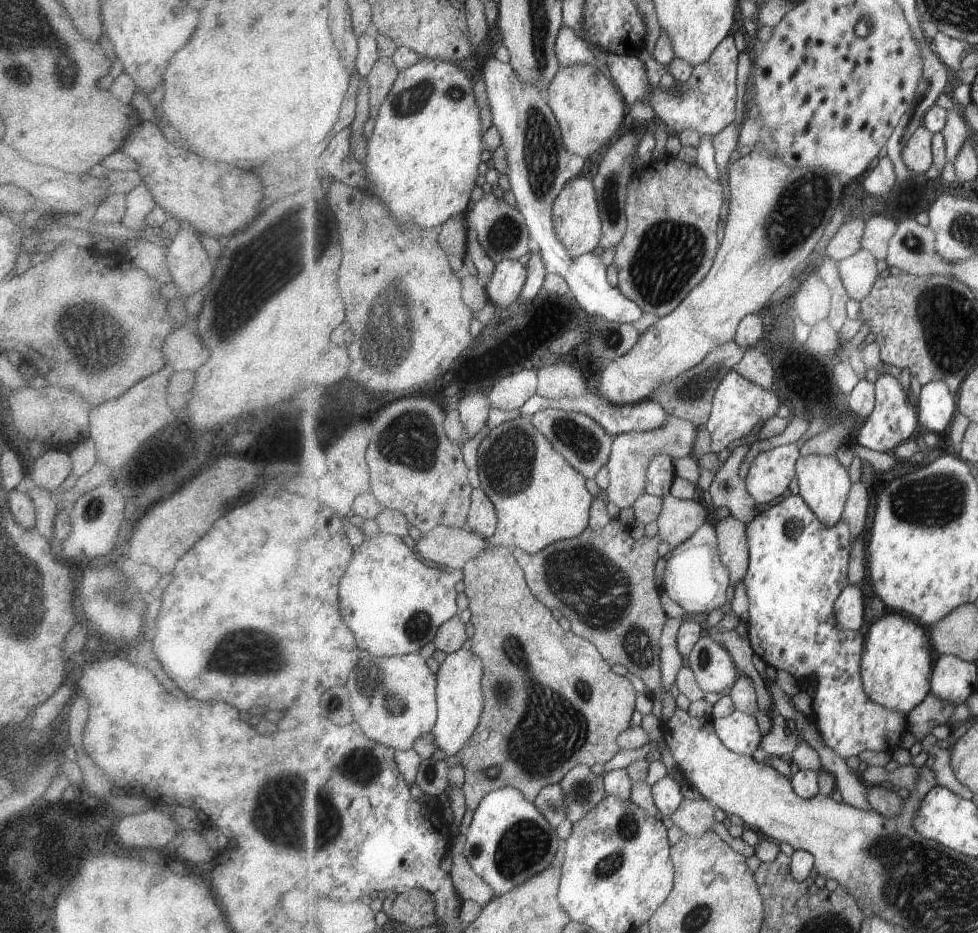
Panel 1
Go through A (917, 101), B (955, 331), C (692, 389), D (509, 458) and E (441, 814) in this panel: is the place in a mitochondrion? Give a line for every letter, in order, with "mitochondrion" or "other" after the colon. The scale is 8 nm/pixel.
A: other
B: mitochondrion
C: mitochondrion
D: mitochondrion
E: other

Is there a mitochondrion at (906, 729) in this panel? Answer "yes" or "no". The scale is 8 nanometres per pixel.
no

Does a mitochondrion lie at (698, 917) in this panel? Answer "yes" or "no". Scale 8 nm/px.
yes

